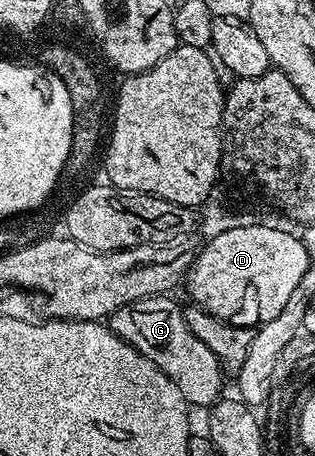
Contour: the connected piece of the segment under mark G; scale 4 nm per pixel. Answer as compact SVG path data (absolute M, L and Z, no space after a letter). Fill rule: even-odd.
M155 295L139 301L128 303L124 307L116 307L108 318L110 330L124 343L131 345L144 359L148 359L184 395L187 406L205 405L210 407L223 396L222 364L208 351L208 346L202 340L196 339L192 331L188 331L188 323L182 314L183 306L177 305L170 295Z

